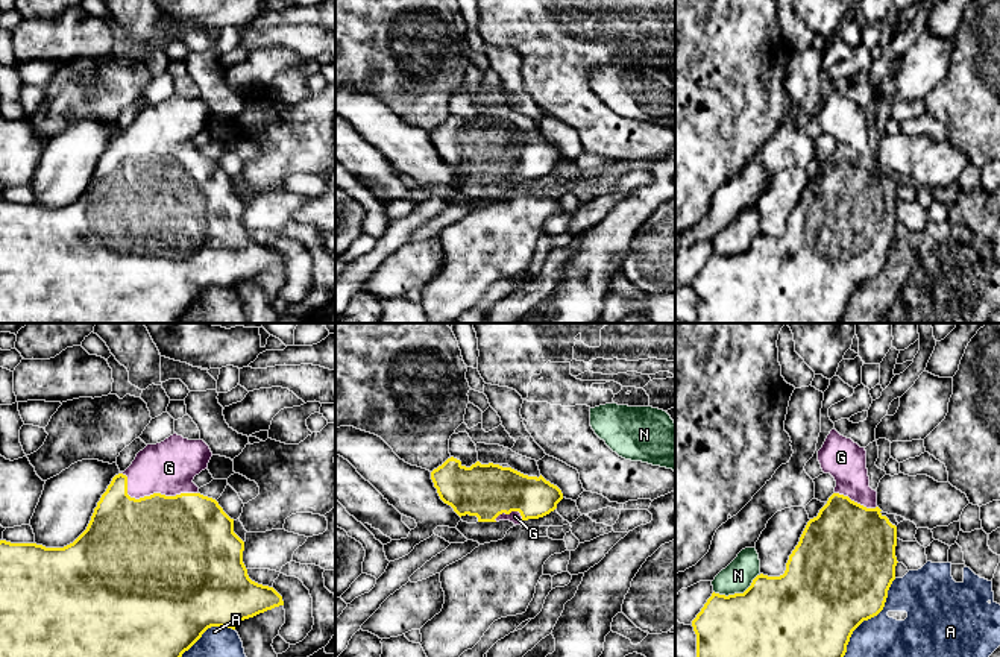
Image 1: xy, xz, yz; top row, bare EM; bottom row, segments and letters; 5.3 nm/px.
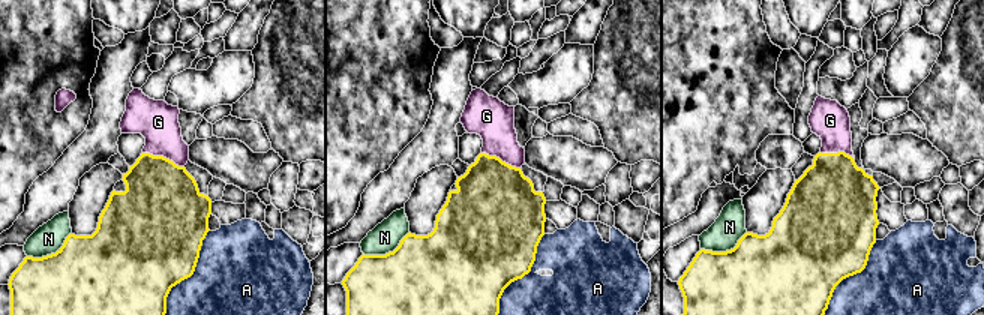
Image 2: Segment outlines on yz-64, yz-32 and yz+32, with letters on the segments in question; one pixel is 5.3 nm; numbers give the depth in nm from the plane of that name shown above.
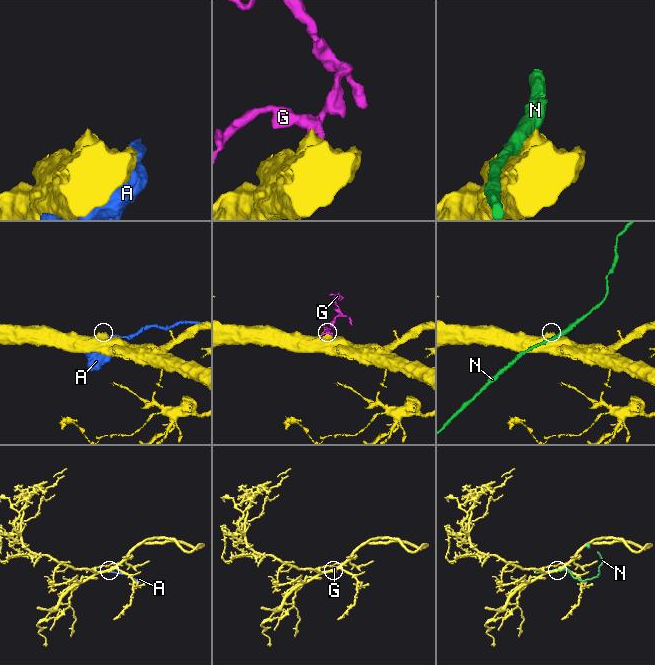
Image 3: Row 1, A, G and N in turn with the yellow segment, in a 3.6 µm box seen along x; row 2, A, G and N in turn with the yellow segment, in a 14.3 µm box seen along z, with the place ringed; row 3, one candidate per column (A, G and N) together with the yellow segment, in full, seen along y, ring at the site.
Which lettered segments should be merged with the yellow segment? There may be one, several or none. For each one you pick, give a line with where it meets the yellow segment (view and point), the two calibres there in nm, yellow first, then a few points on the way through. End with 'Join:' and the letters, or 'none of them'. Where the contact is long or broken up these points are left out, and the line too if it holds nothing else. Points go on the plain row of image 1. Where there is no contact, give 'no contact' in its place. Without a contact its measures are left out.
G: contact xy (152, 155); calibres 500 and 280 nm
Join: G

